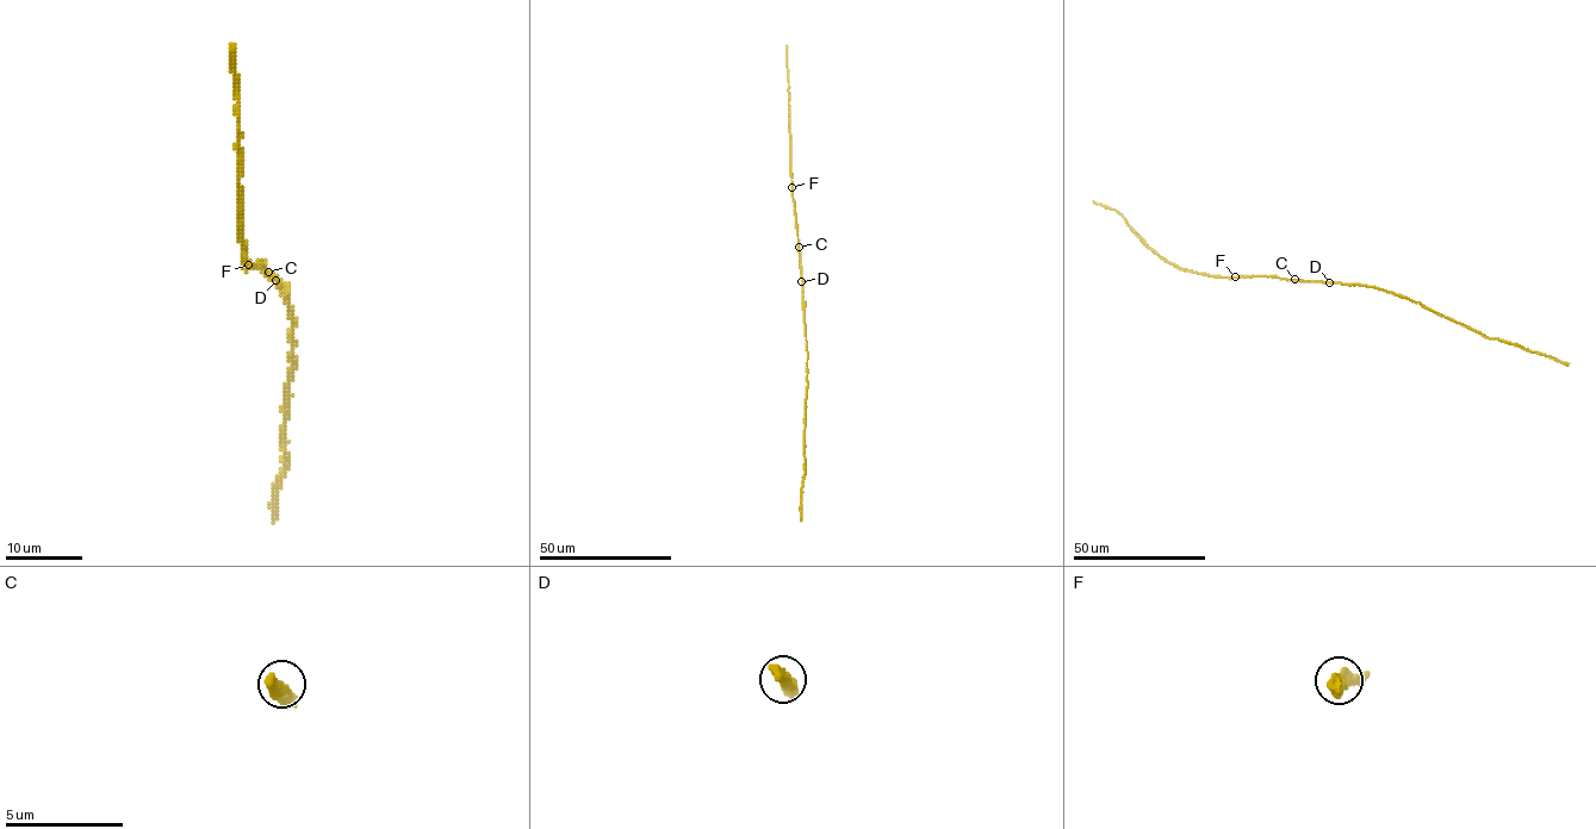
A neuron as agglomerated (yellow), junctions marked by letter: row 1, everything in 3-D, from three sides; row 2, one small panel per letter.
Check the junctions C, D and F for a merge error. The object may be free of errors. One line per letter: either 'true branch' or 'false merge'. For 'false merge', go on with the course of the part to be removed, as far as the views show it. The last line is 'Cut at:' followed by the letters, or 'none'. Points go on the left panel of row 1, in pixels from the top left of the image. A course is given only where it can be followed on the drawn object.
C: true branch
D: true branch
F: true branch
Cut at: none

